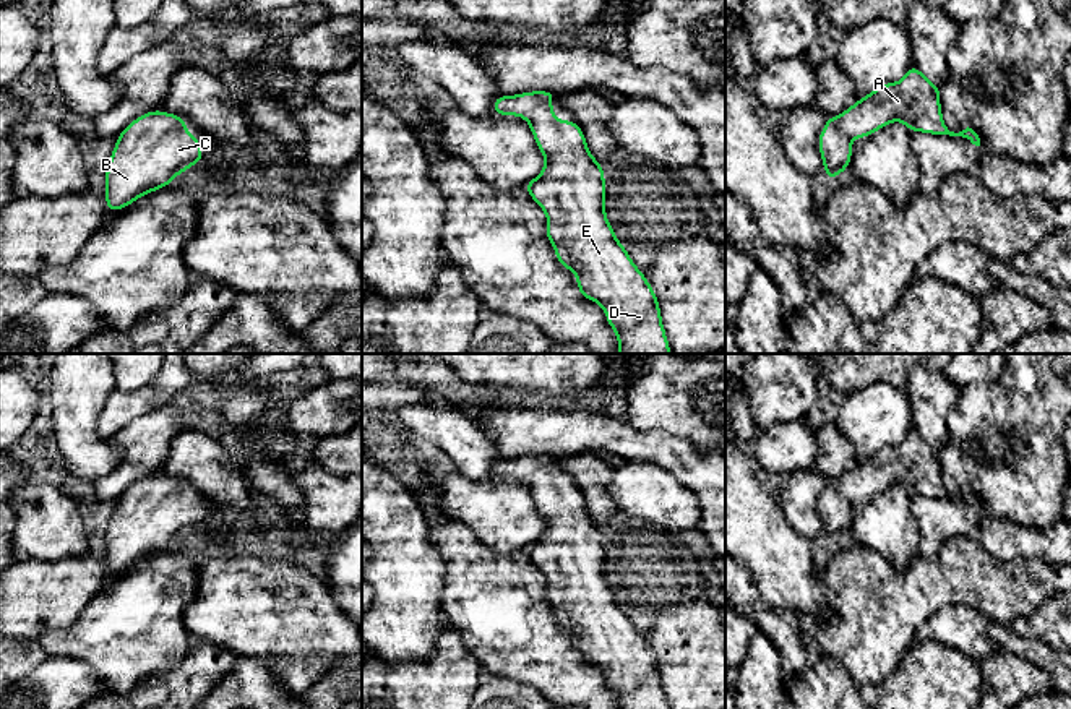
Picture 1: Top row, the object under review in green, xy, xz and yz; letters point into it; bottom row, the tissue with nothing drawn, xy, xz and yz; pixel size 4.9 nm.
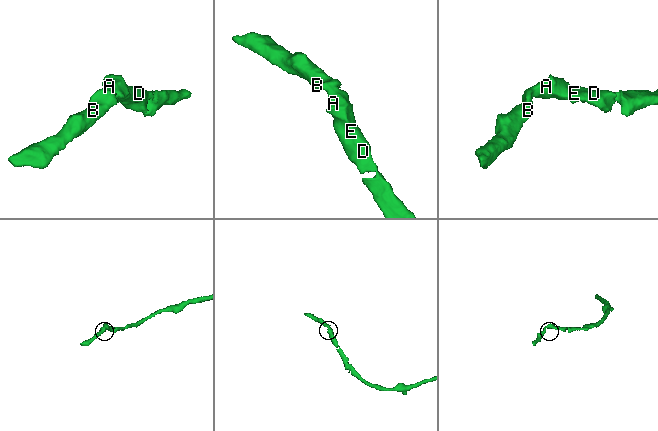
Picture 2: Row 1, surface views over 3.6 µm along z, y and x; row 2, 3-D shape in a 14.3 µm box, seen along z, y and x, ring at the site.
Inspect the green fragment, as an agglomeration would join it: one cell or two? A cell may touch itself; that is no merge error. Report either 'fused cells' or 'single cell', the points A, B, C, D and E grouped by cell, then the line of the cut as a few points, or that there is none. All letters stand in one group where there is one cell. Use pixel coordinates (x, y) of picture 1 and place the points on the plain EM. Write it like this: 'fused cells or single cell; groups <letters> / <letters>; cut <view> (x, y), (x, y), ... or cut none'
single cell; groups A B C D E; cut none

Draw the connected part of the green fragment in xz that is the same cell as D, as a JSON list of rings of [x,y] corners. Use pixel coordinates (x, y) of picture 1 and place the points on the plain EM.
[[[552,454],[498,459],[493,464],[495,479],[526,482],[537,511],[545,519],[542,535],[524,548],[548,582],[545,600],[553,608],[558,626],[576,638],[581,660],[602,670],[610,691],[617,696],[618,709],[669,709],[656,655],[618,605],[605,579],[604,529],[587,513],[576,485],[555,482],[555,474],[548,469],[553,464]]]

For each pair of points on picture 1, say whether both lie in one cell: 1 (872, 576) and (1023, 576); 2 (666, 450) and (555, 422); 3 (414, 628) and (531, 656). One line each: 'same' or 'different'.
1: same
2: same
3: different

